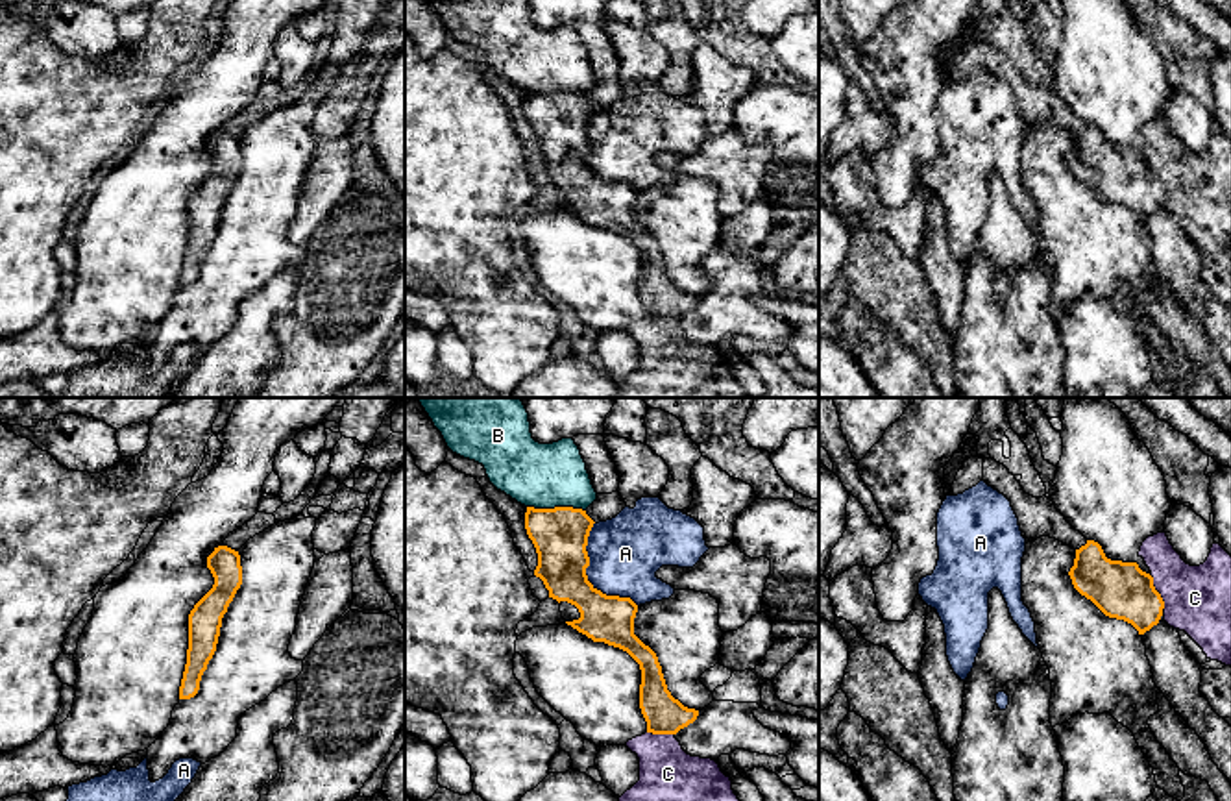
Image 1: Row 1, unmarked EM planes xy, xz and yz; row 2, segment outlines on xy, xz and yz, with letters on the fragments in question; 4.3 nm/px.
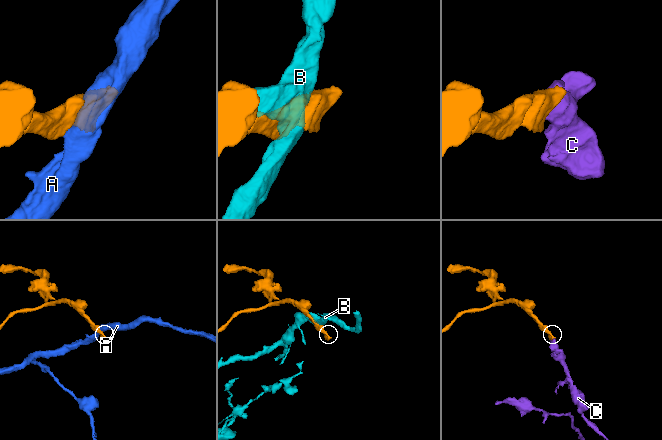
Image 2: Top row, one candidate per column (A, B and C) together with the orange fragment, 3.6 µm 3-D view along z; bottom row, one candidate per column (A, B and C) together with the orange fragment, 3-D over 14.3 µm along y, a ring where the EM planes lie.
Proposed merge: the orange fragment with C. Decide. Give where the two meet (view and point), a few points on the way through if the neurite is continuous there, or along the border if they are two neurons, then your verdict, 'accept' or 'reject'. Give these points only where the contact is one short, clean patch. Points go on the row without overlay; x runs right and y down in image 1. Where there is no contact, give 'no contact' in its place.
meets orange in yz at (1157, 178); runs through yz (1122, 176), (1157, 178), (1187, 178), (1196, 185); accept

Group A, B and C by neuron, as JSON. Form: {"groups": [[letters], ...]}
{"groups": [["A"], ["B"], ["C"]]}

